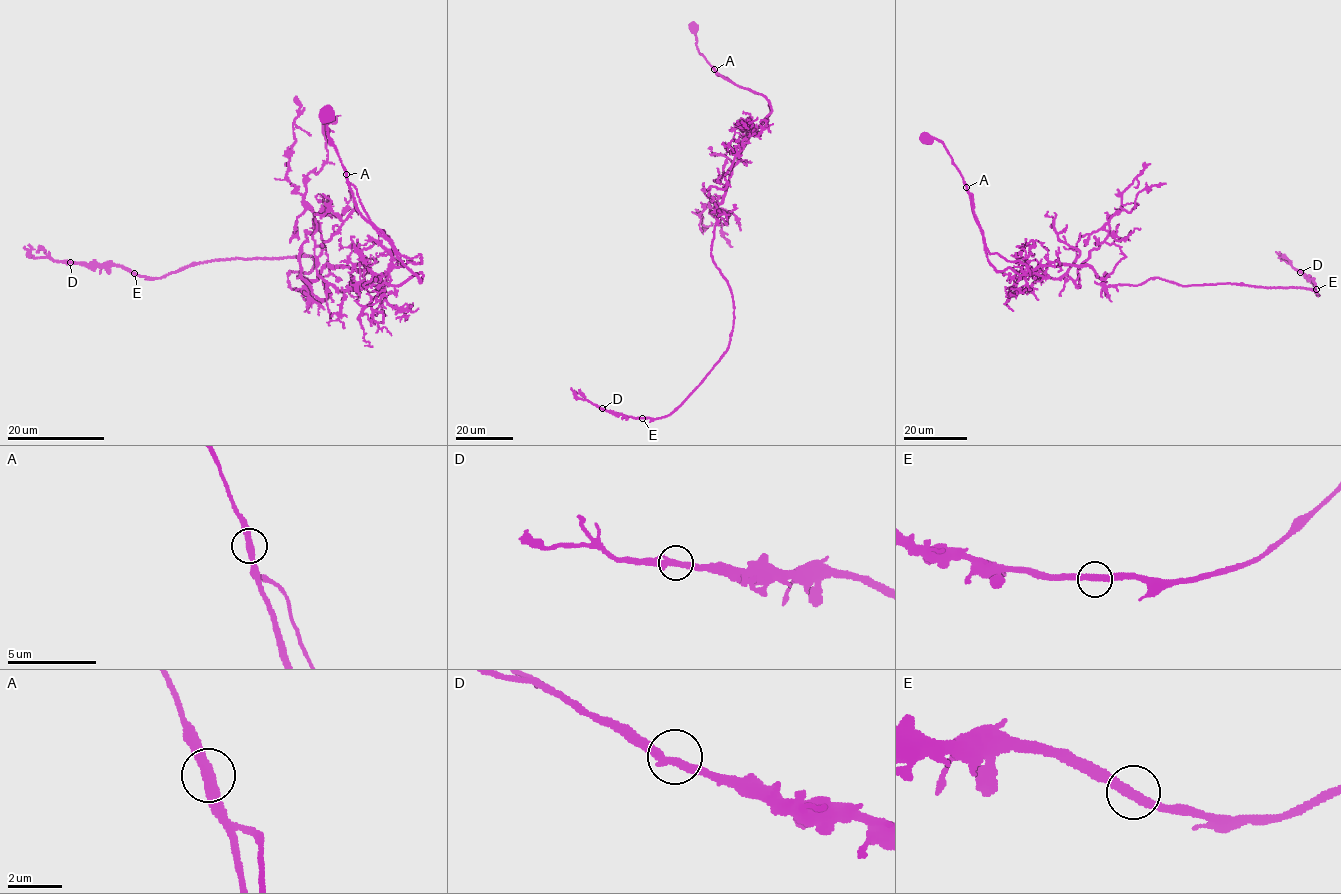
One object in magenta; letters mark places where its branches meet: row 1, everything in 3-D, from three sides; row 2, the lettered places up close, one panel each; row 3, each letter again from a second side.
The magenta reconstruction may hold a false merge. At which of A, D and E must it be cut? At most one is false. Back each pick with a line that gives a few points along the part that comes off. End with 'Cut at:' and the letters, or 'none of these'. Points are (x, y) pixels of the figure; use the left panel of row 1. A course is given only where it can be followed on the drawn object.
A: Course of the part to remove: (346, 175), (420, 281), (330, 283), (318, 299), (302, 275), (304, 180), (340, 115)
Cut at: A

